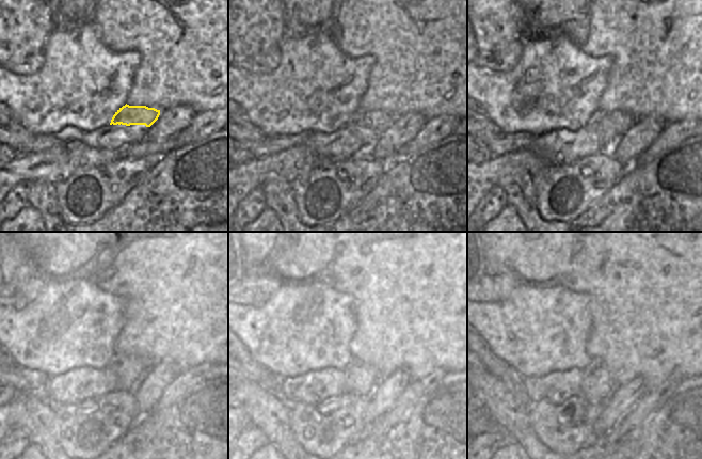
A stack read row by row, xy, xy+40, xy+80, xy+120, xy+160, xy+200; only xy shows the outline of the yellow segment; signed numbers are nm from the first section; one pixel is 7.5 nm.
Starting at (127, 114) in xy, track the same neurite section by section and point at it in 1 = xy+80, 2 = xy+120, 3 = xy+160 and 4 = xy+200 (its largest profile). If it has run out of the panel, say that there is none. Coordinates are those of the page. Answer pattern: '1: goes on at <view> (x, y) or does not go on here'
1: goes on at xy+80 (609, 126)
2: goes on at xy+120 (129, 369)
3: goes on at xy+160 (361, 379)
4: goes on at xy+200 (596, 386)

